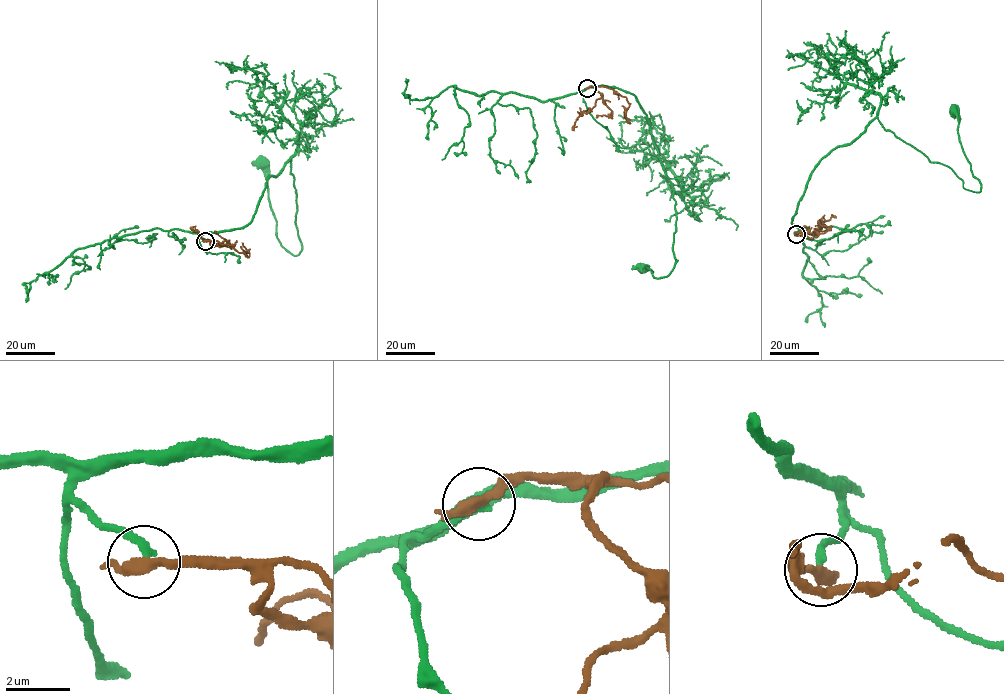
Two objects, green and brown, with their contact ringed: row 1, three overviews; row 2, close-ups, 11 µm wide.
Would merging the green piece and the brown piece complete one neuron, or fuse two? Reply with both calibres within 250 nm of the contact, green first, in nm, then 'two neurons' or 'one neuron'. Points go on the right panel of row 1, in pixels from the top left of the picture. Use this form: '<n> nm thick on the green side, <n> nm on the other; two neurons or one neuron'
240 nm thick on the green side, 320 nm on the other; two neurons

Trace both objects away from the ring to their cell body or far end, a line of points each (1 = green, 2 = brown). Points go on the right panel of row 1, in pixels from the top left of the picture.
1: (796, 234), (792, 219), (811, 171), (877, 117), (930, 162), (948, 166), (965, 189), (980, 191), (953, 112)
2: (796, 234), (804, 237), (816, 237), (829, 228), (818, 224)

